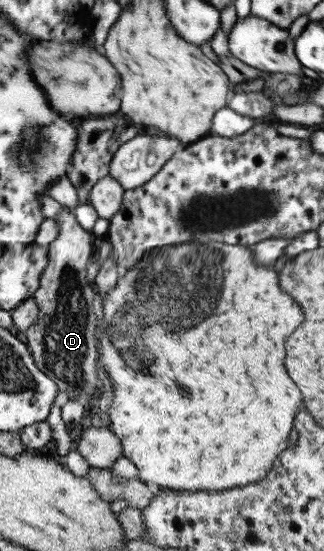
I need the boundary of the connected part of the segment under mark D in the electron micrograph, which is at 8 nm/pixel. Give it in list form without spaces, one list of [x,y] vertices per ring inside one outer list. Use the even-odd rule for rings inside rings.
[[[61,206],[61,211],[52,219],[58,225],[58,236],[47,244],[46,248],[46,266],[40,272],[38,278],[38,288],[34,291],[33,298],[37,306],[37,319],[32,326],[20,333],[24,341],[35,368],[50,377],[57,391],[63,392],[68,400],[76,400],[85,403],[89,396],[100,388],[100,382],[97,379],[95,364],[97,362],[97,342],[94,337],[96,320],[92,312],[92,300],[94,292],[86,283],[85,268],[90,263],[90,232],[80,228],[76,222],[74,214],[70,208]]]

